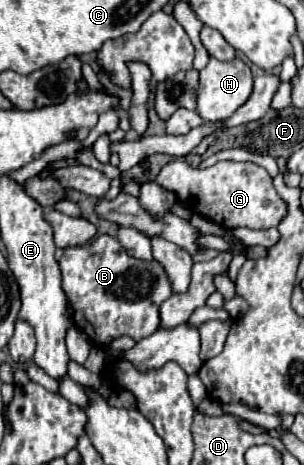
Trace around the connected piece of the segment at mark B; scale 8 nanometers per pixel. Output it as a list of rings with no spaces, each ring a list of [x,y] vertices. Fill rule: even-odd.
[[[98,236],[90,244],[66,248],[60,270],[74,324],[86,332],[96,346],[106,346],[116,336],[144,338],[154,334],[160,324],[158,308],[172,296],[164,268],[156,260],[144,262],[128,256],[112,236]]]

